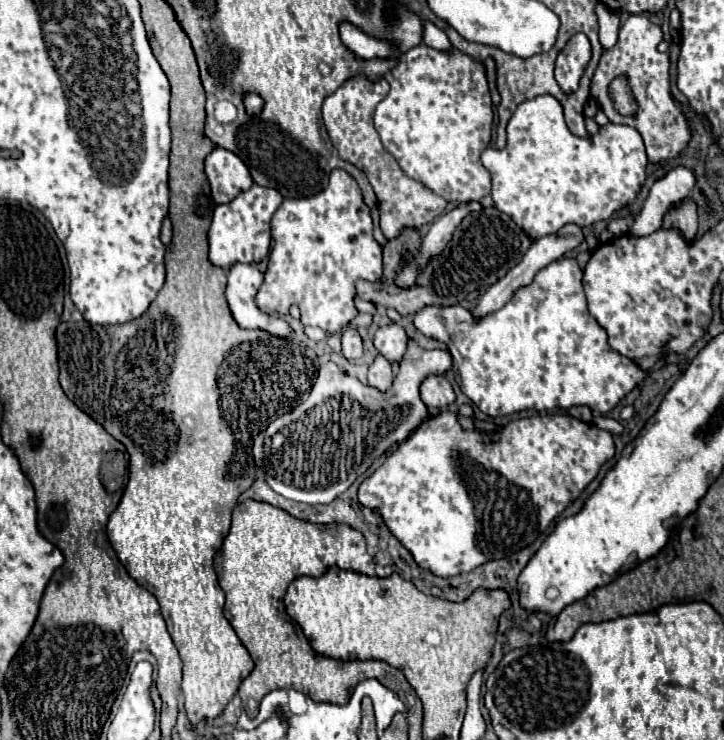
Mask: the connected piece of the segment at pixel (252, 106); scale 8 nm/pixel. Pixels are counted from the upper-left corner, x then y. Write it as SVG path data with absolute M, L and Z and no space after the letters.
M244 93L244 107L248 115L256 115L264 109L264 99L256 93Z

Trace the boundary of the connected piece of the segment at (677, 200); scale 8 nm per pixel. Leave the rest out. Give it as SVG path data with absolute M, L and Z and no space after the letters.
M676 167L670 173L666 173L666 177L658 179L652 185L650 195L646 197L642 211L630 225L628 233L632 237L646 237L658 231L662 227L662 217L690 197L694 183L696 183L694 173L684 167Z

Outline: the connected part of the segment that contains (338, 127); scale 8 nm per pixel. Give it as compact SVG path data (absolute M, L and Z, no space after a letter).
M357 75L344 81L340 89L336 89L330 97L324 99L322 105L322 119L324 127L328 131L328 137L332 145L338 149L340 157L358 169L362 169L376 193L378 199L378 211L380 211L380 229L386 239L396 239L402 229L422 229L424 225L430 225L434 219L438 219L444 209L446 201L428 191L422 183L416 183L414 179L408 179L404 171L400 171L398 163L384 151L380 137L374 129L373 115L376 105L382 101L390 89L389 83L382 78L376 83L368 81L366 77Z

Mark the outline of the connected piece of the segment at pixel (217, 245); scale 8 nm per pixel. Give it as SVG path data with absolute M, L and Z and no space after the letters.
M252 185L248 191L240 193L234 201L226 205L218 205L214 209L212 225L208 231L210 243L210 263L222 267L224 271L230 269L234 263L260 263L270 253L270 219L274 211L280 207L282 195L276 189Z

